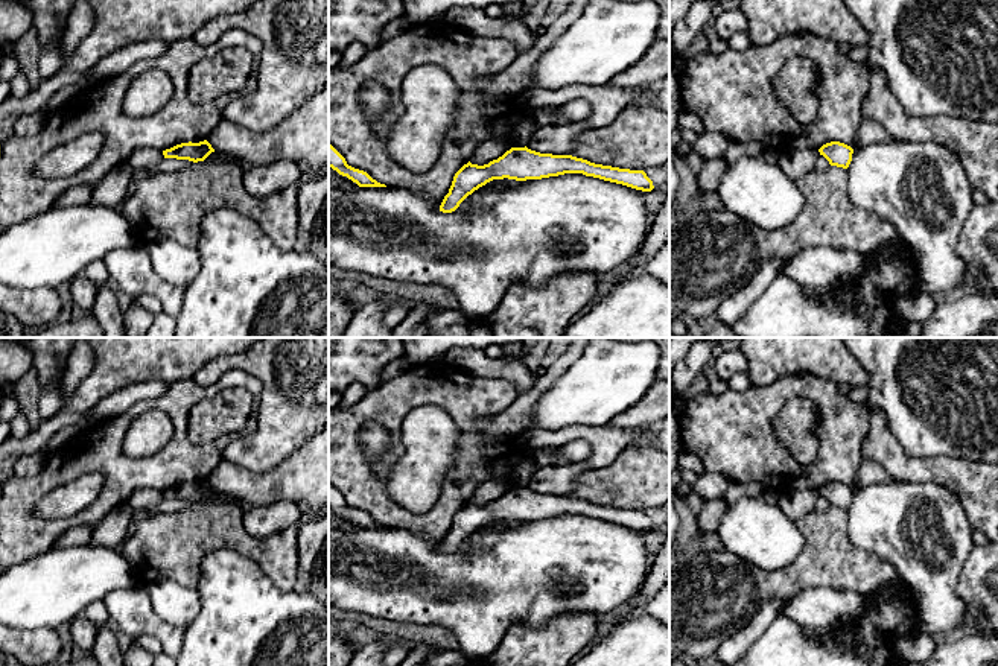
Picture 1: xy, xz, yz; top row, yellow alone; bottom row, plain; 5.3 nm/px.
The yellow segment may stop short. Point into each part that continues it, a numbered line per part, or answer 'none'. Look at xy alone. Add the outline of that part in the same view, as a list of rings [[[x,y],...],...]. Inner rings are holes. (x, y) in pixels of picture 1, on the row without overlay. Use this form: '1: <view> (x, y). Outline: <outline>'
none

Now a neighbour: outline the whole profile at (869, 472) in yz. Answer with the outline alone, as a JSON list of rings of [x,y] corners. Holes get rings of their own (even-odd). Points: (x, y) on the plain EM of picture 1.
[[[863,459],[857,471],[857,485],[890,484],[892,477],[882,470],[882,467],[870,459]]]

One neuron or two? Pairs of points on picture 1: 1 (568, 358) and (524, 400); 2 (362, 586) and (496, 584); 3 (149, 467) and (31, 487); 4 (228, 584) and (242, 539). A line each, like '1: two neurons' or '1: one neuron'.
1: one neuron
2: one neuron
3: one neuron
4: two neurons

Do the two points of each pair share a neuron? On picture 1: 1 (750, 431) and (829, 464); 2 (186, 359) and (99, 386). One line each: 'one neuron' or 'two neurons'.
1: one neuron
2: one neuron

